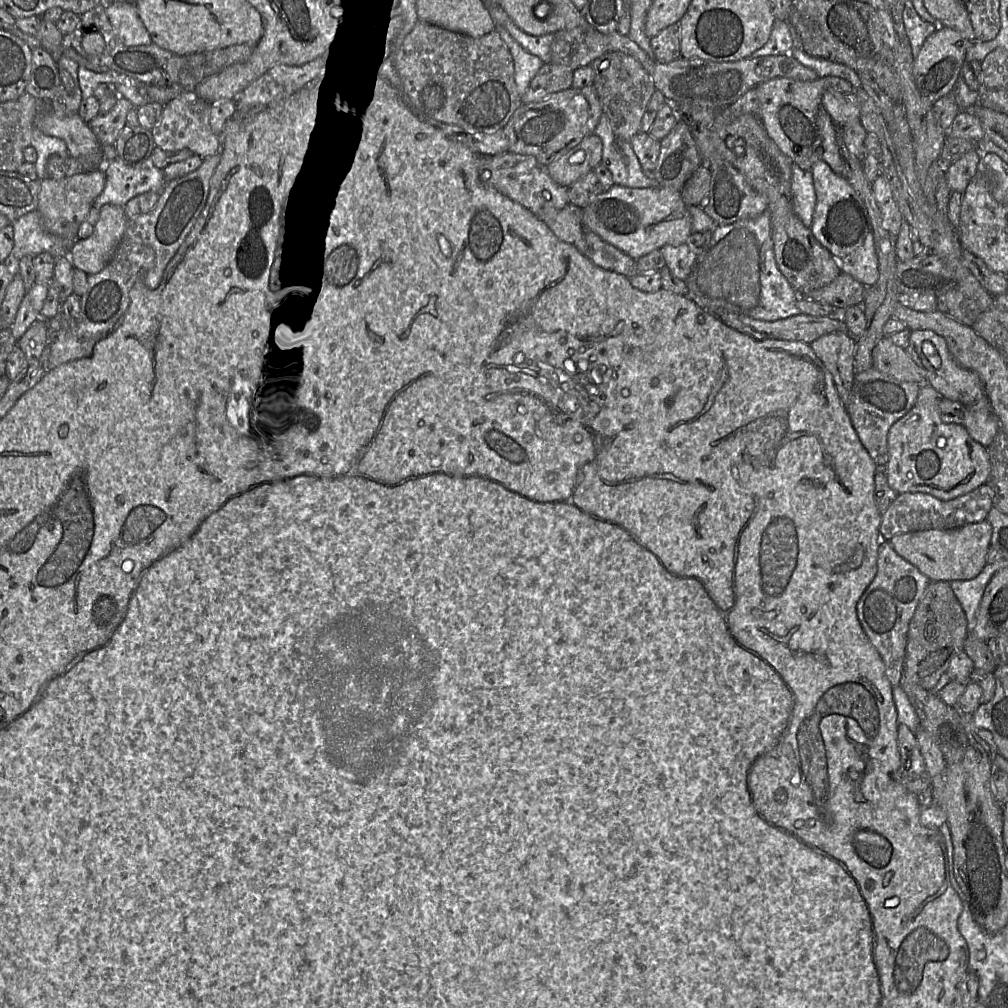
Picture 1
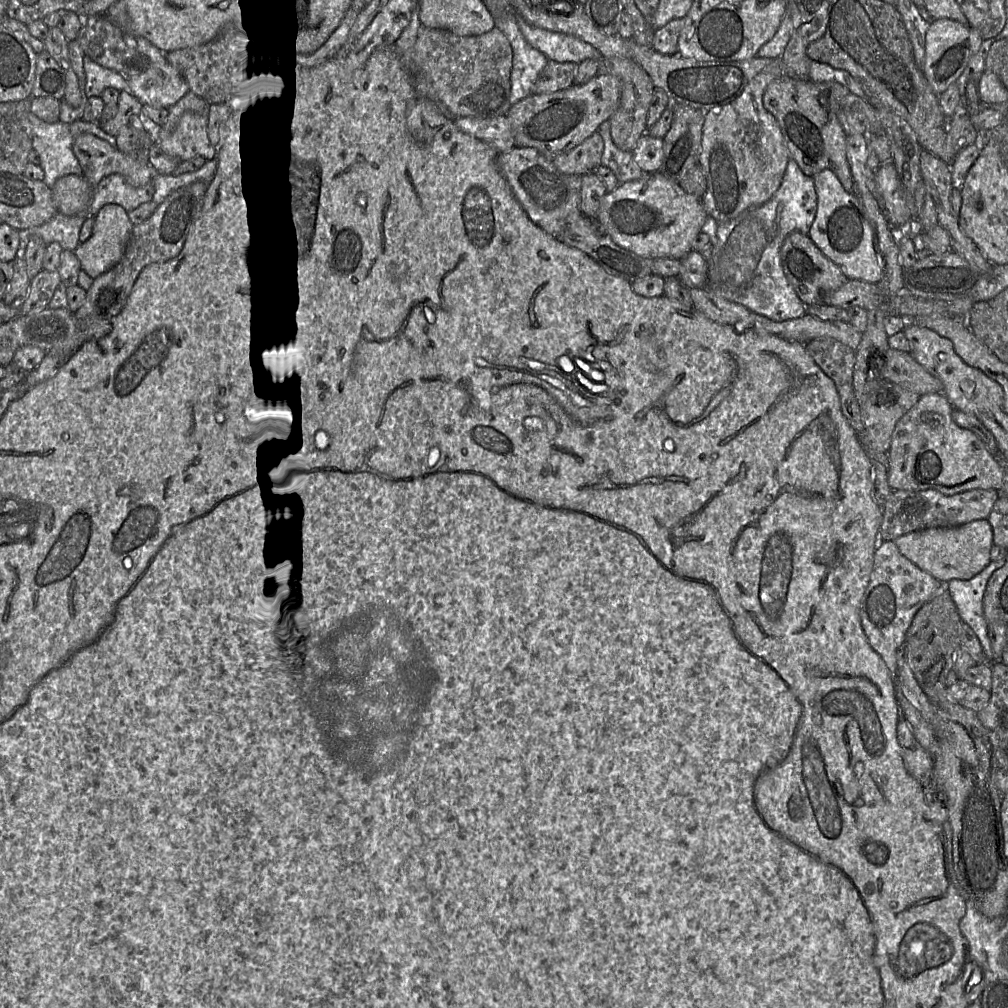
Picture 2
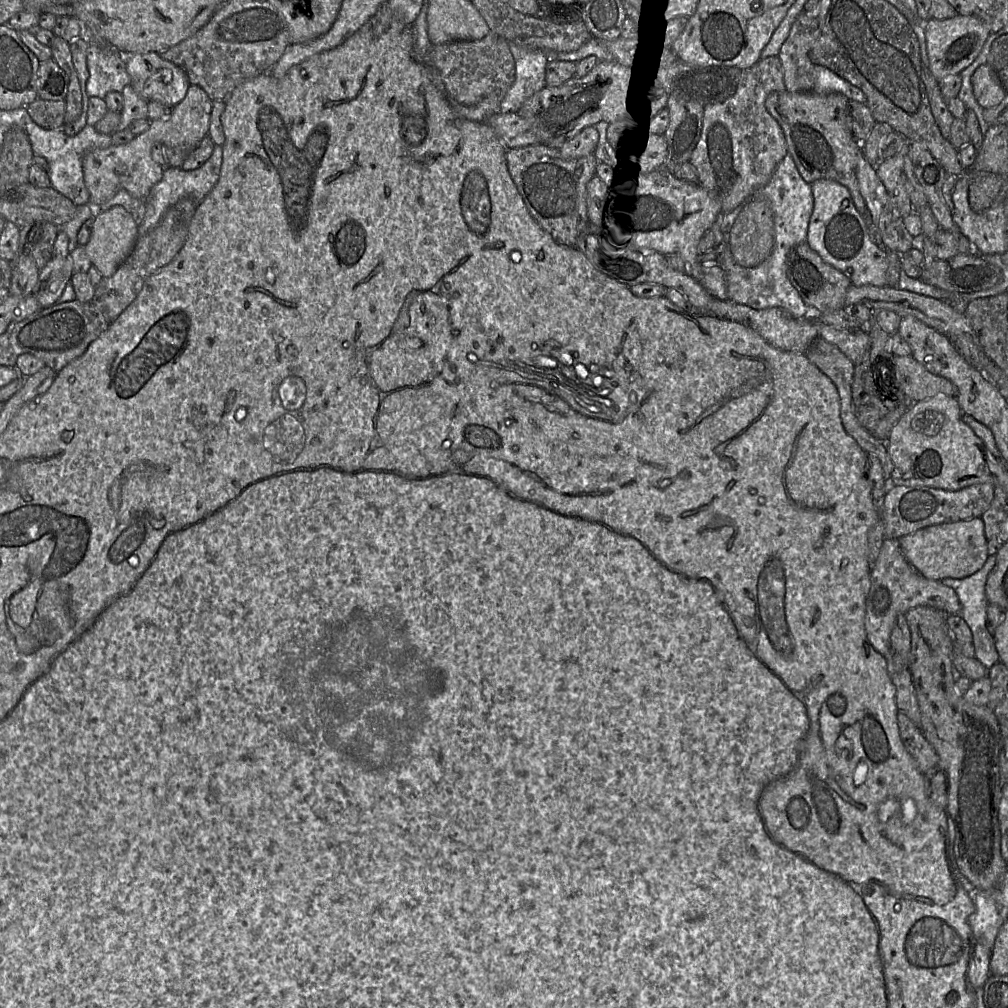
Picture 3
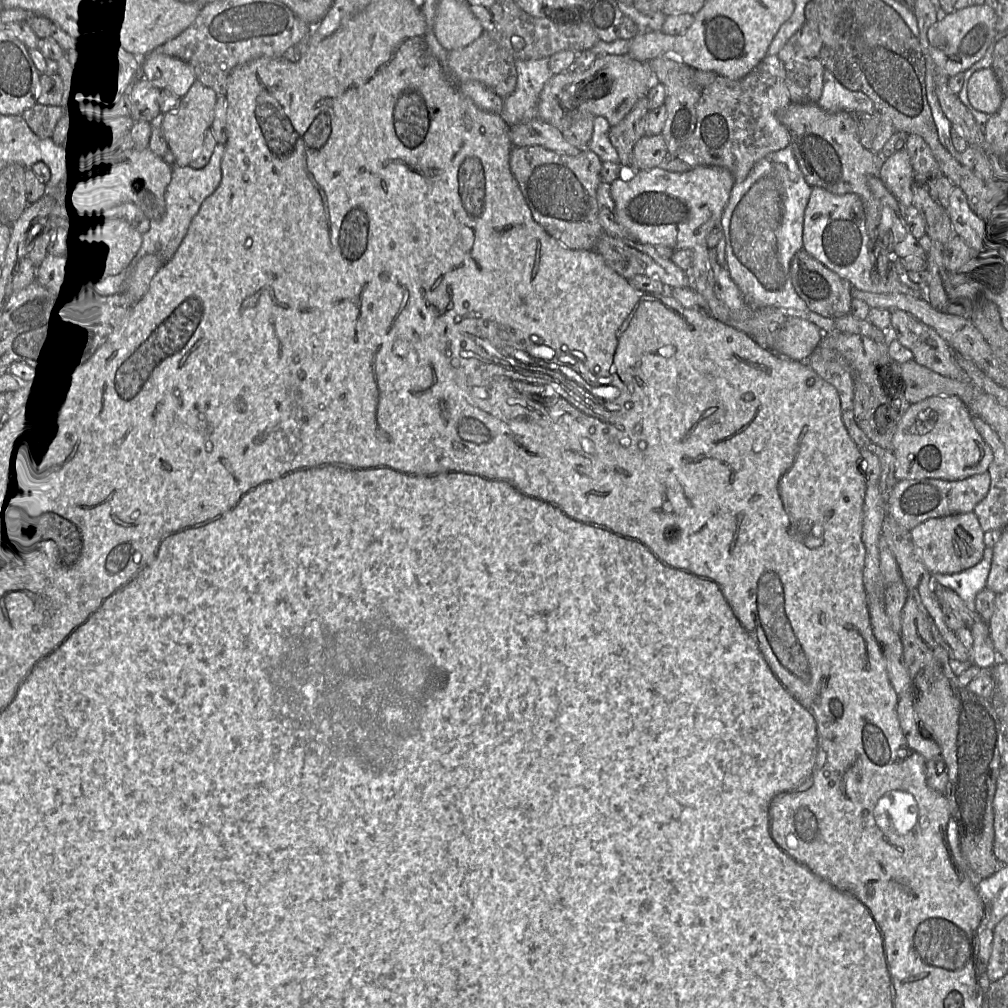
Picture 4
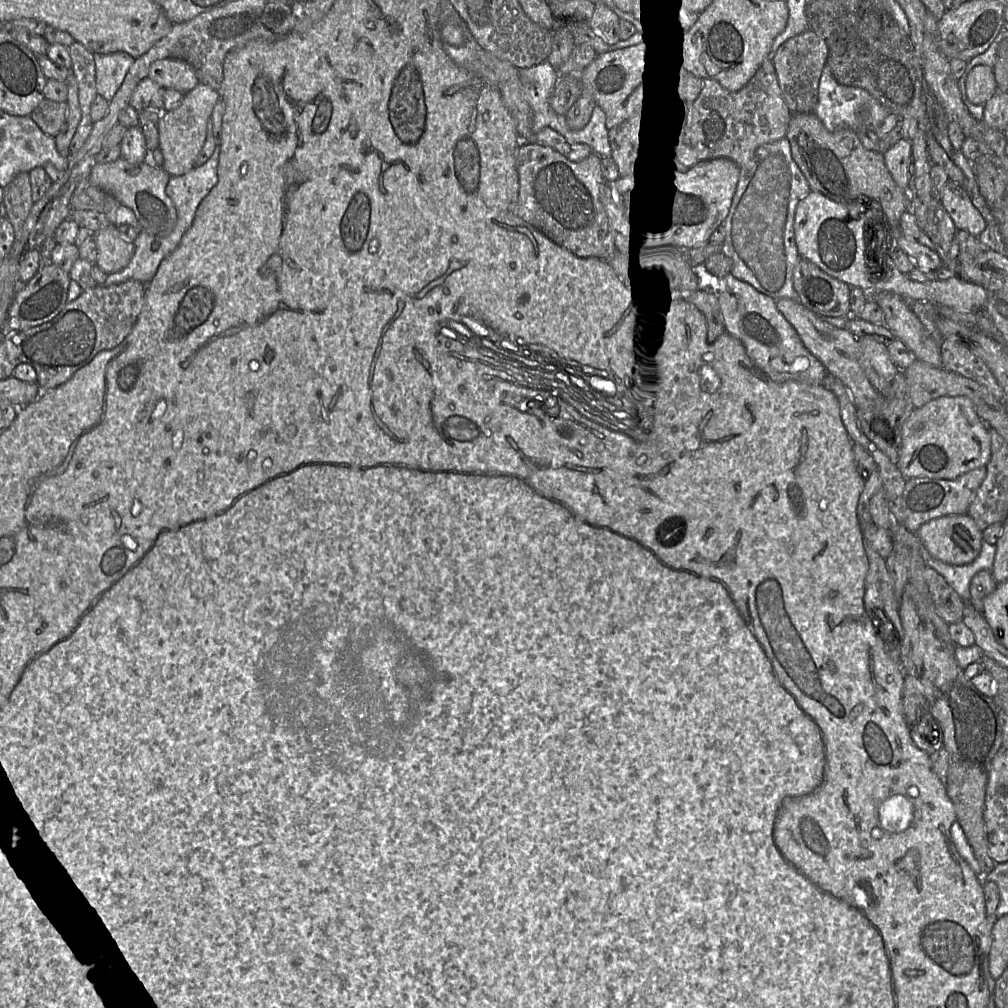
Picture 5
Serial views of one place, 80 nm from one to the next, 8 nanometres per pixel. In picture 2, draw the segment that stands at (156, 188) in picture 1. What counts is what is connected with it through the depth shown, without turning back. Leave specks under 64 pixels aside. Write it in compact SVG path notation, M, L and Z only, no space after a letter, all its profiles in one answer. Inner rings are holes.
M111 174L103 178L94 187L88 214L95 216L107 204L118 204L127 212L152 200L154 186L152 182L143 187L133 187L120 174Z

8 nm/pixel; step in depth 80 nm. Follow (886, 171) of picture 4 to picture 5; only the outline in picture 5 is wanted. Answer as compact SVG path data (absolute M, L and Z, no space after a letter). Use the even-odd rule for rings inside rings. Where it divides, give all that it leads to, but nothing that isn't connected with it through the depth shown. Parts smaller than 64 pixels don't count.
M899 140L884 153L885 163L895 183L909 192L910 165L912 164L912 142Z

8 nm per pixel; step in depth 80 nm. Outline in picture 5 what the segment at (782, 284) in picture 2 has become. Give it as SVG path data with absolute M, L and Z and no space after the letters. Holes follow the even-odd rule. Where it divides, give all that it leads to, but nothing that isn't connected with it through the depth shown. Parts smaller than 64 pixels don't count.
M787 137L758 147L751 159L740 167L740 176L729 213L722 223L725 229L723 253L733 261L731 274L750 284L757 291L775 300L799 300L793 285L793 271L801 256L795 242L794 220L798 203L807 197L811 188L792 157Z

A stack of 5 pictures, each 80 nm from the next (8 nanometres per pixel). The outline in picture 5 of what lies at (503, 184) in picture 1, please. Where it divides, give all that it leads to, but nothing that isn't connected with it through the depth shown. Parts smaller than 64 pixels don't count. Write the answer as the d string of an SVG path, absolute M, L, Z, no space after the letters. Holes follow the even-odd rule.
M521 142L517 152L517 172L517 215L520 218L580 258L609 261L617 253L609 219L600 199L606 180L599 155L592 153L582 161L573 162L548 146Z

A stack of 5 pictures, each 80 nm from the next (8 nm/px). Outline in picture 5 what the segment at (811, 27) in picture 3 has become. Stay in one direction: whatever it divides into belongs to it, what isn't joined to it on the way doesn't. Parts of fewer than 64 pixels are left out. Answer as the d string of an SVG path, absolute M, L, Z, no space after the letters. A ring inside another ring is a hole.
M810 28L787 40L773 55L778 83L792 114L815 112L819 99L820 78L827 57L828 47L825 40Z

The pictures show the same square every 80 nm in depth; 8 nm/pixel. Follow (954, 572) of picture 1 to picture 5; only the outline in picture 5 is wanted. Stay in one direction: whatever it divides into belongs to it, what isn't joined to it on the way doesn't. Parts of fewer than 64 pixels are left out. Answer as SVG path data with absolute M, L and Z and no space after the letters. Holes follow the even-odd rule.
M967 513L929 520L916 535L933 558L955 566L972 563L984 540L981 529Z

